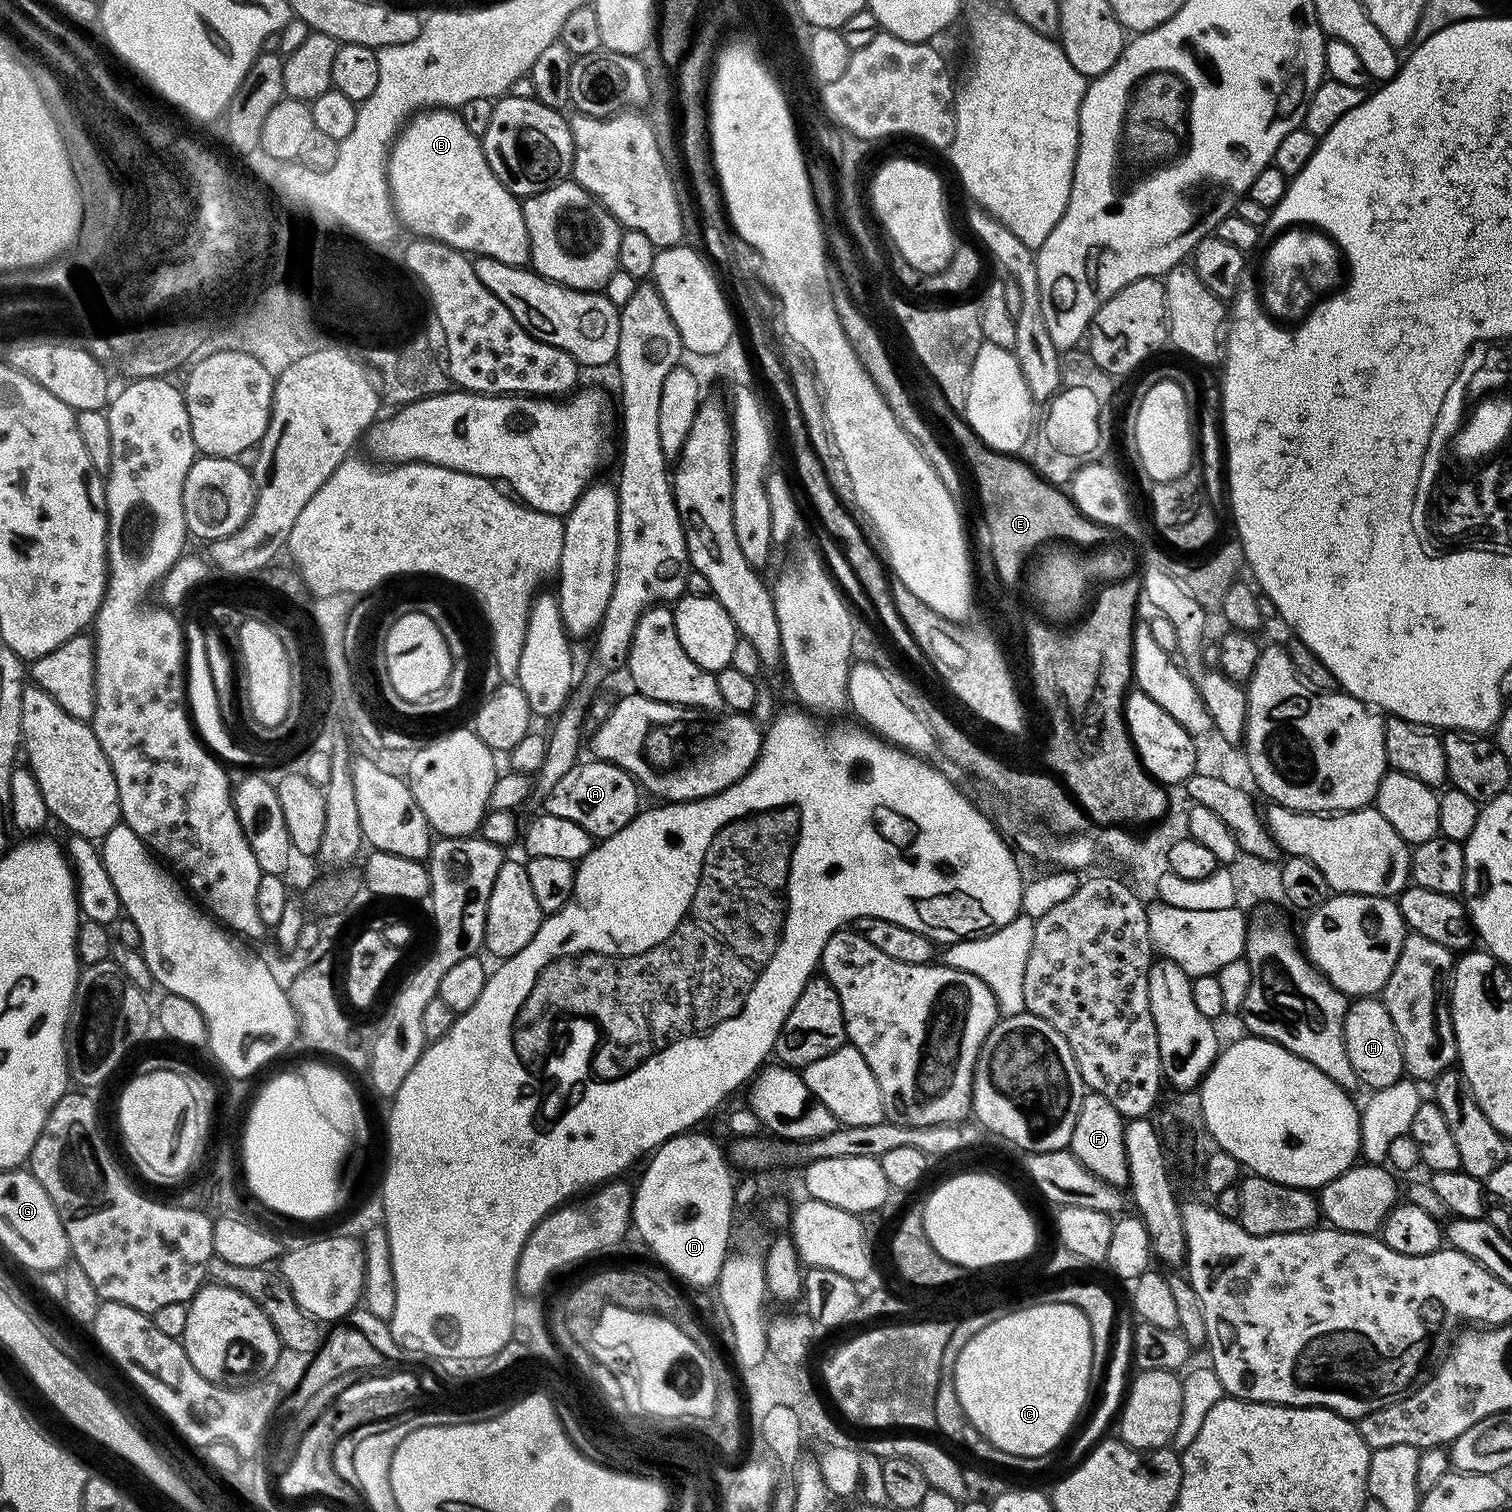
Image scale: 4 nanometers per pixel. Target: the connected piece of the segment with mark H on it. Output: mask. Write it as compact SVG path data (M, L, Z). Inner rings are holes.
M1356 998L1349 1003L1348 1012L1344 1015L1344 1041L1346 1054L1350 1054L1350 1062L1361 1085L1369 1084L1369 1089L1375 1090L1392 1086L1405 1075L1398 1030L1394 1030L1394 1021L1383 999Z

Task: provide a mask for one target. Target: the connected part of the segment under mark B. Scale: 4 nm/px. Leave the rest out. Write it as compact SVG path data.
M447 108L421 110L400 129L388 154L388 189L392 192L392 207L399 223L417 237L437 240L465 254L498 258L498 262L527 265L532 247L526 234L521 201L498 182L494 170L486 162L481 137L466 130L459 111Z

